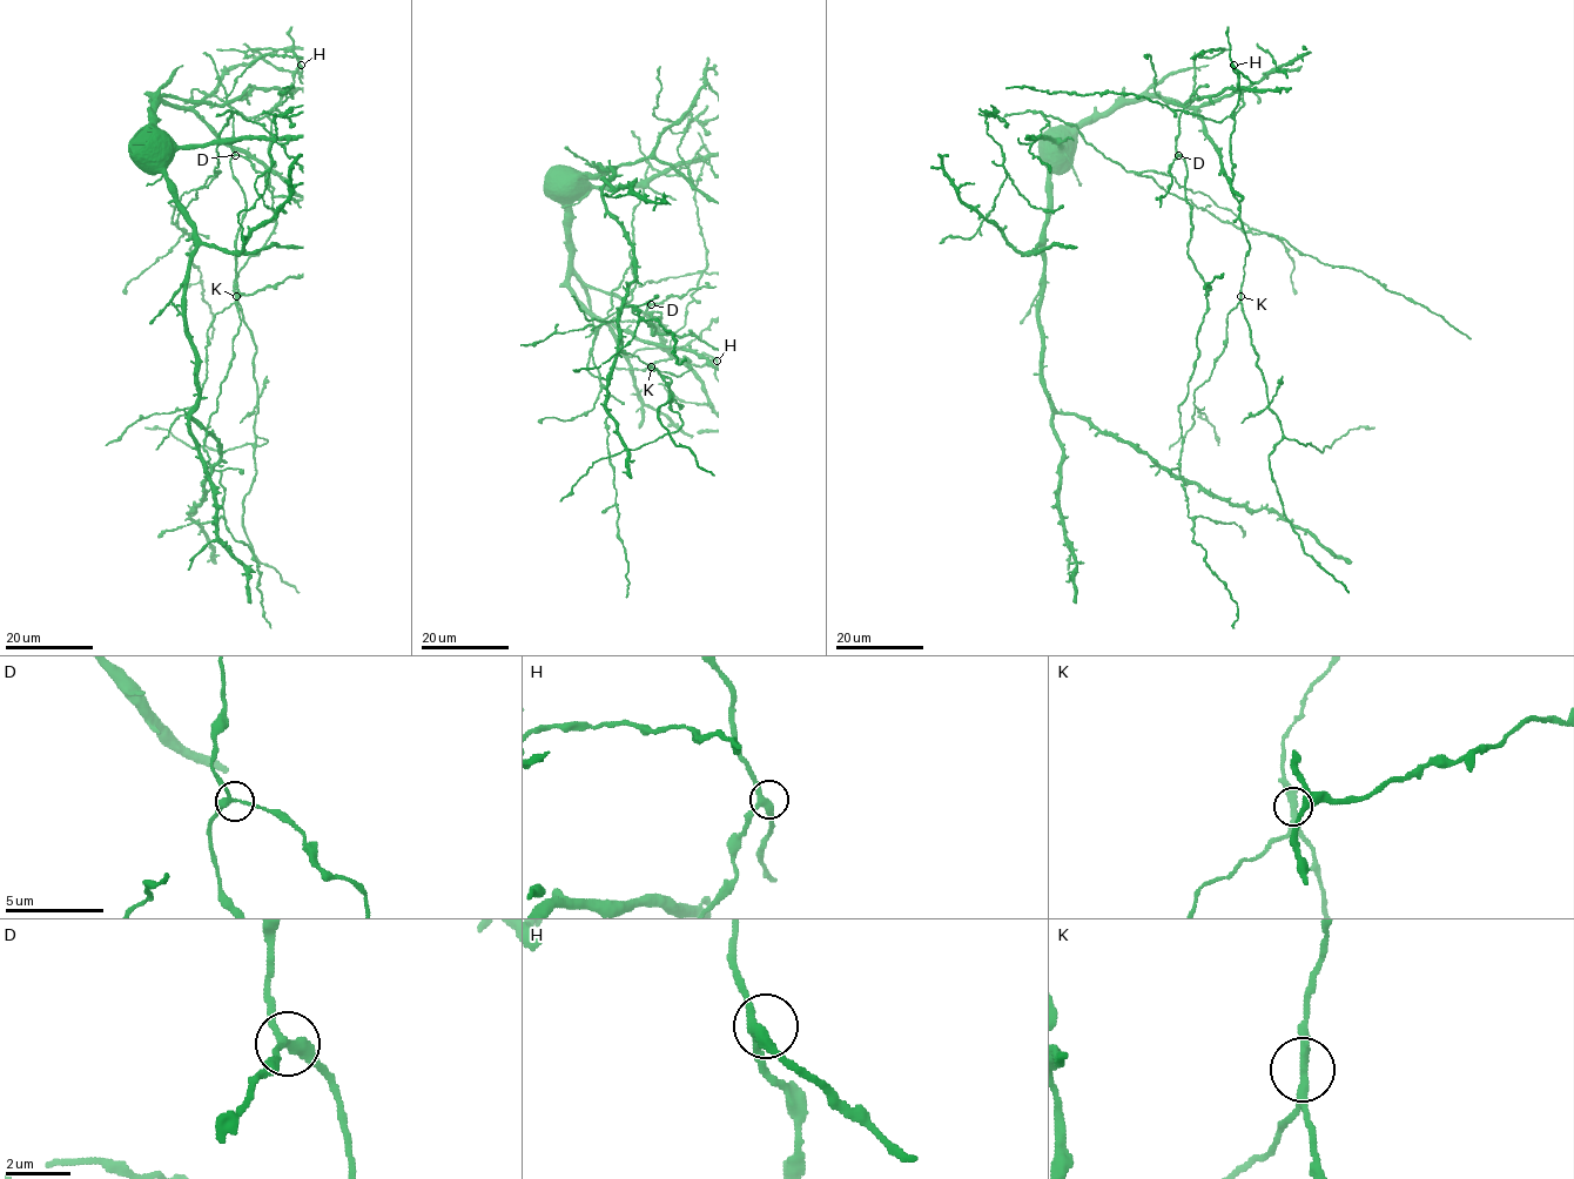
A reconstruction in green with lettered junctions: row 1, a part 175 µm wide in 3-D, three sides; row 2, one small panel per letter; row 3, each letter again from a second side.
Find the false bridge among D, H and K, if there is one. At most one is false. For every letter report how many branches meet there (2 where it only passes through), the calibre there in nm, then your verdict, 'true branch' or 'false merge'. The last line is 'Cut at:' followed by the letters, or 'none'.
D: branches 3; calibre 240 nm; true branch
H: branches 3; calibre 280 nm; true branch
K: branches 3; calibre 240 nm; false merge
Cut at: K

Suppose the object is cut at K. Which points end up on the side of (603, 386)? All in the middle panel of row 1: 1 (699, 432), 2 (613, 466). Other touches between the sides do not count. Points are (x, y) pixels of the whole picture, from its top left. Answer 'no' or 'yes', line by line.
1: yes
2: yes

